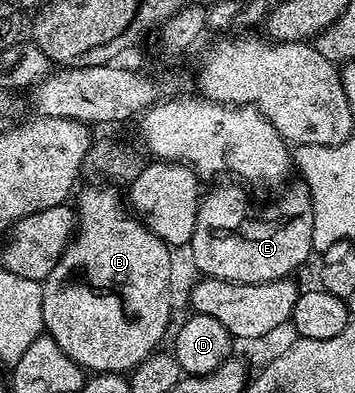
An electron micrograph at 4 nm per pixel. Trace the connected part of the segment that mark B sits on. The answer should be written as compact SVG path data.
M106 187L110 188L84 192L75 197L78 231L68 241L57 265L42 281L42 318L44 332L52 336L81 368L92 374L128 374L161 347L160 339L168 332L168 323L172 320L168 295L172 292L173 249L125 207L121 193L119 196L115 187Z

